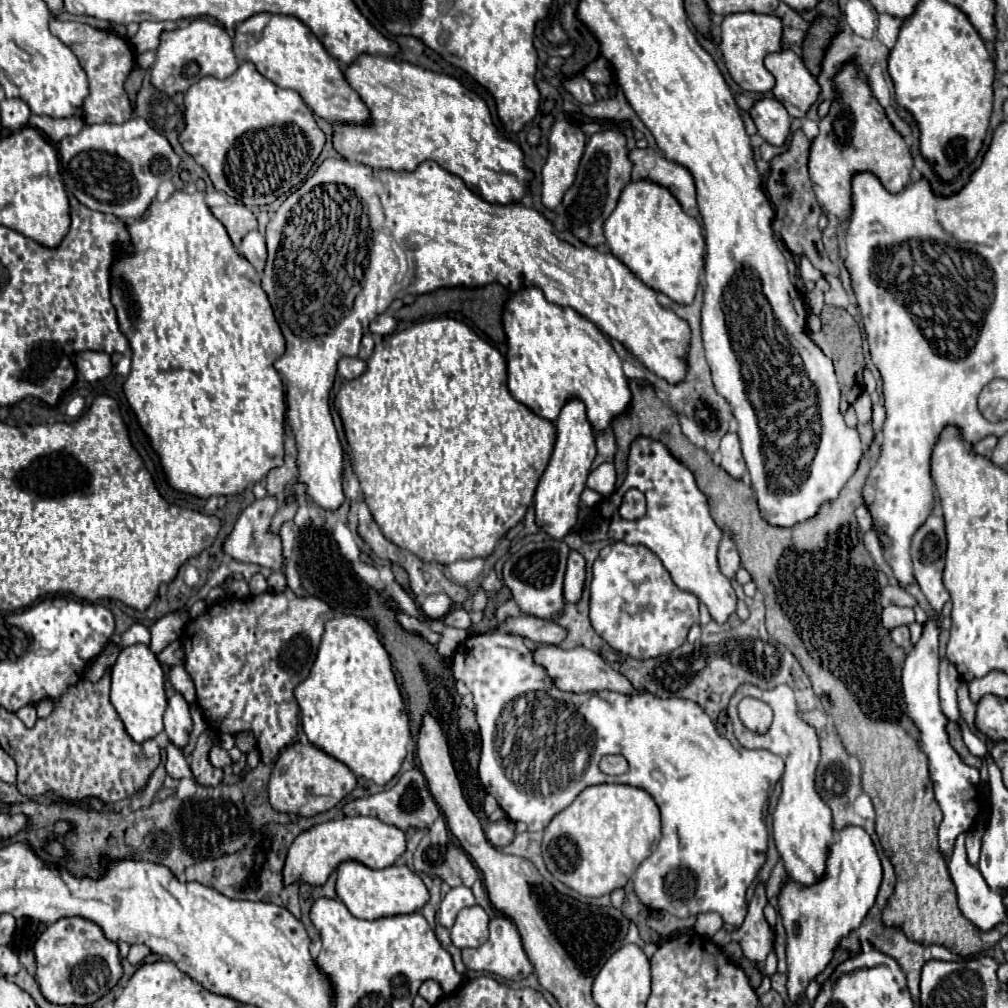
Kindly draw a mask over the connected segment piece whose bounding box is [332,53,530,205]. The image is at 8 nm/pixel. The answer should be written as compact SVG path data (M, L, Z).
M360 53L352 63L348 63L344 69L344 77L370 111L370 119L366 123L344 123L334 127L332 147L346 161L362 163L376 169L414 171L418 163L430 159L448 173L458 175L470 191L490 203L506 205L512 201L520 201L526 195L526 181L530 179L530 171L524 167L522 149L498 131L484 99L468 91L454 77L422 69L408 61L396 61L390 57L368 53Z

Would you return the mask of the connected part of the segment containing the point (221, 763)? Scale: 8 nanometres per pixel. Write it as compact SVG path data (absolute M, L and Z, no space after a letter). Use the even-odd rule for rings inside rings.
M214 745L214 747L210 749L208 759L210 759L210 763L212 763L214 767L226 767L226 765L230 765L230 763L232 763L232 761L230 761L230 757L228 757L228 751L226 751L226 749L222 749L220 745Z

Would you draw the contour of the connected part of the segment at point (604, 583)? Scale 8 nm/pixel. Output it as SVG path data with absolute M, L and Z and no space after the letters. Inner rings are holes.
M624 541L610 543L604 547L594 561L594 581L590 585L590 619L596 633L612 645L612 649L626 653L636 659L650 659L678 649L686 637L688 629L698 623L698 597L694 593L682 591L674 585L670 573L664 569L662 561L644 545L628 545Z

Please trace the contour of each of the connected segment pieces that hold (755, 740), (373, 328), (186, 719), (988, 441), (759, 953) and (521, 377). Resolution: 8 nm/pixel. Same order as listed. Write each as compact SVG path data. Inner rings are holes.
M742 683L736 693L730 699L728 705L728 717L734 725L734 735L746 749L766 749L774 755L780 755L786 763L784 775L782 775L782 795L778 799L776 811L772 815L772 835L776 849L786 865L788 877L794 881L800 881L804 885L816 883L824 873L824 861L828 853L828 845L834 839L834 827L832 827L832 813L830 807L820 799L814 785L814 773L816 765L820 761L820 743L816 729L806 723L800 717L794 691L790 685L778 685L774 689L760 689L750 683ZM744 697L756 697L764 703L768 703L774 711L774 721L766 733L750 731L738 717L738 703Z
M382 313L380 317L376 317L370 323L370 333L374 333L374 335L388 335L388 333L392 333L396 329L396 325L398 325L398 321L392 315Z
M174 691L168 697L168 707L164 713L164 731L170 737L170 741L178 747L184 747L188 743L190 731L192 731L192 719L190 719L190 707L182 693Z
M988 435L974 445L974 451L980 453L980 455L990 455L990 451L996 447L996 443L998 443L998 439L994 435Z
M758 883L754 887L754 895L750 899L744 923L730 933L730 939L738 941L744 955L754 963L762 963L774 945L772 929L764 919L764 907L766 907L766 891L764 885Z
M520 287L504 303L502 325L508 343L508 389L536 415L556 421L564 401L574 395L586 403L592 427L606 429L628 407L630 389L622 361L600 329L572 307L546 301L538 287Z

